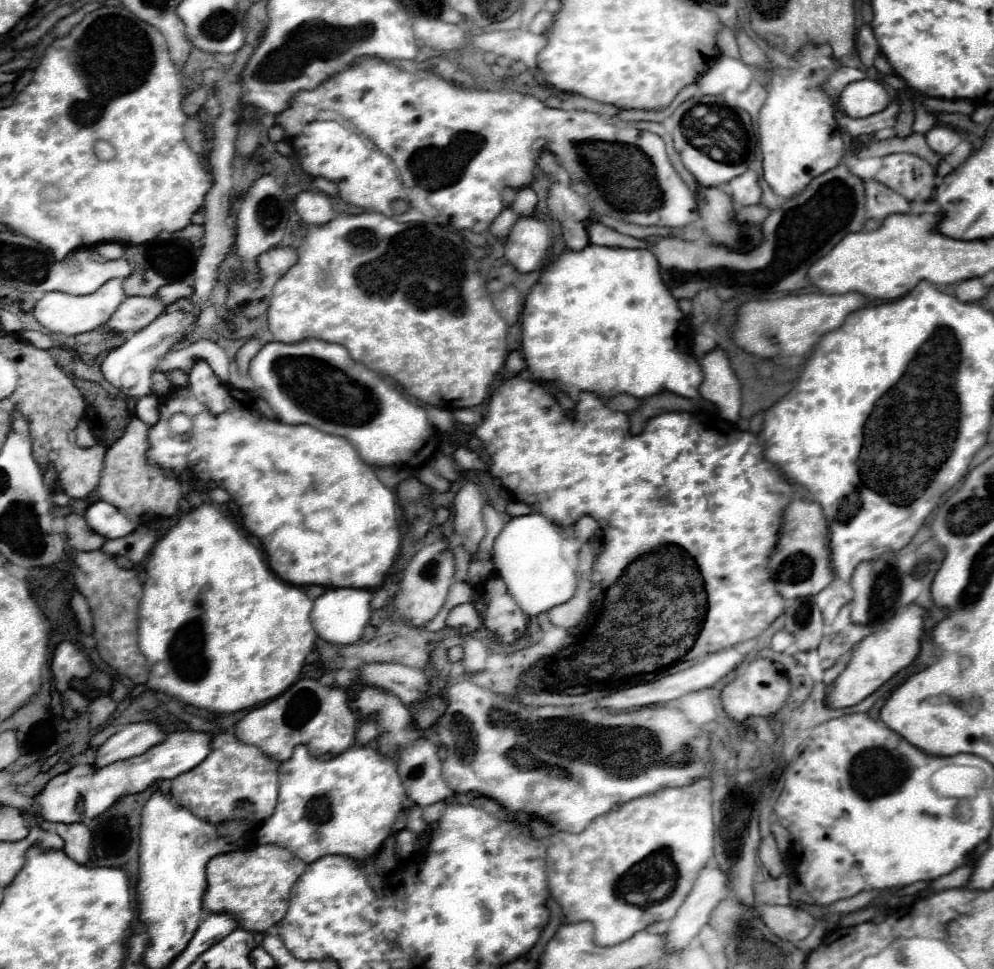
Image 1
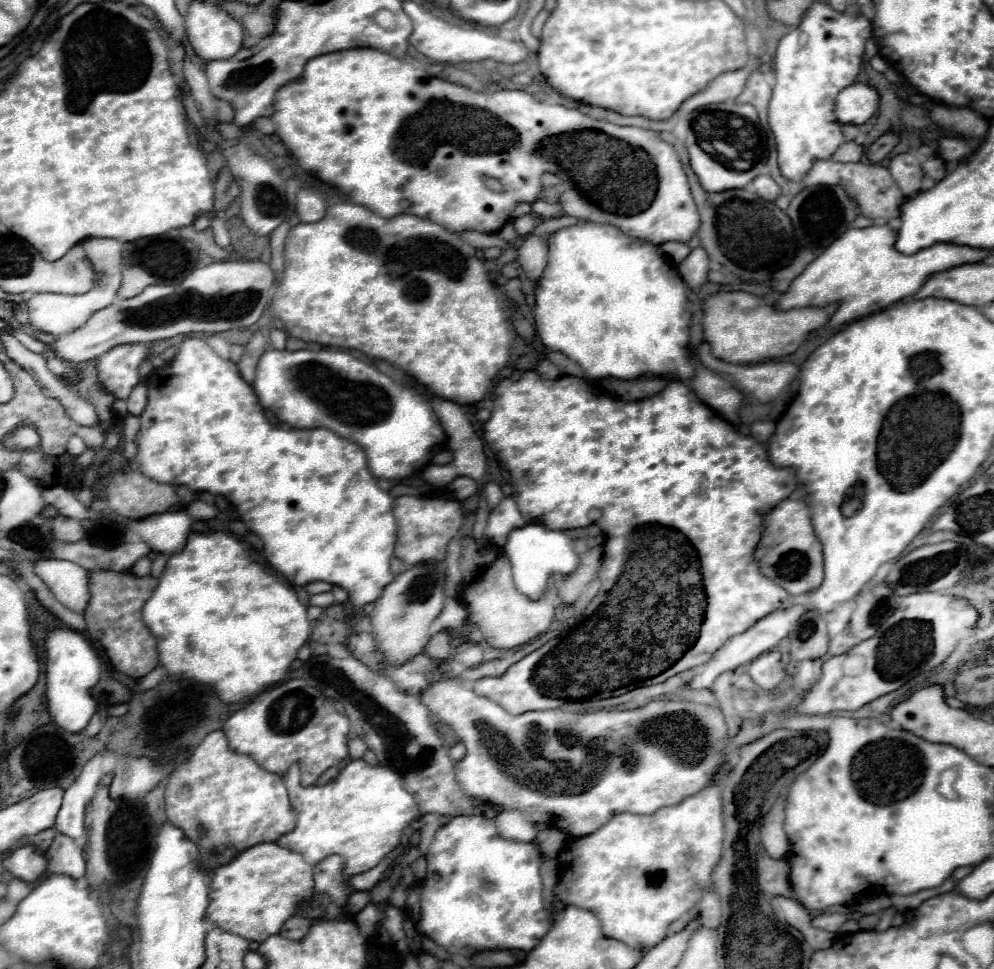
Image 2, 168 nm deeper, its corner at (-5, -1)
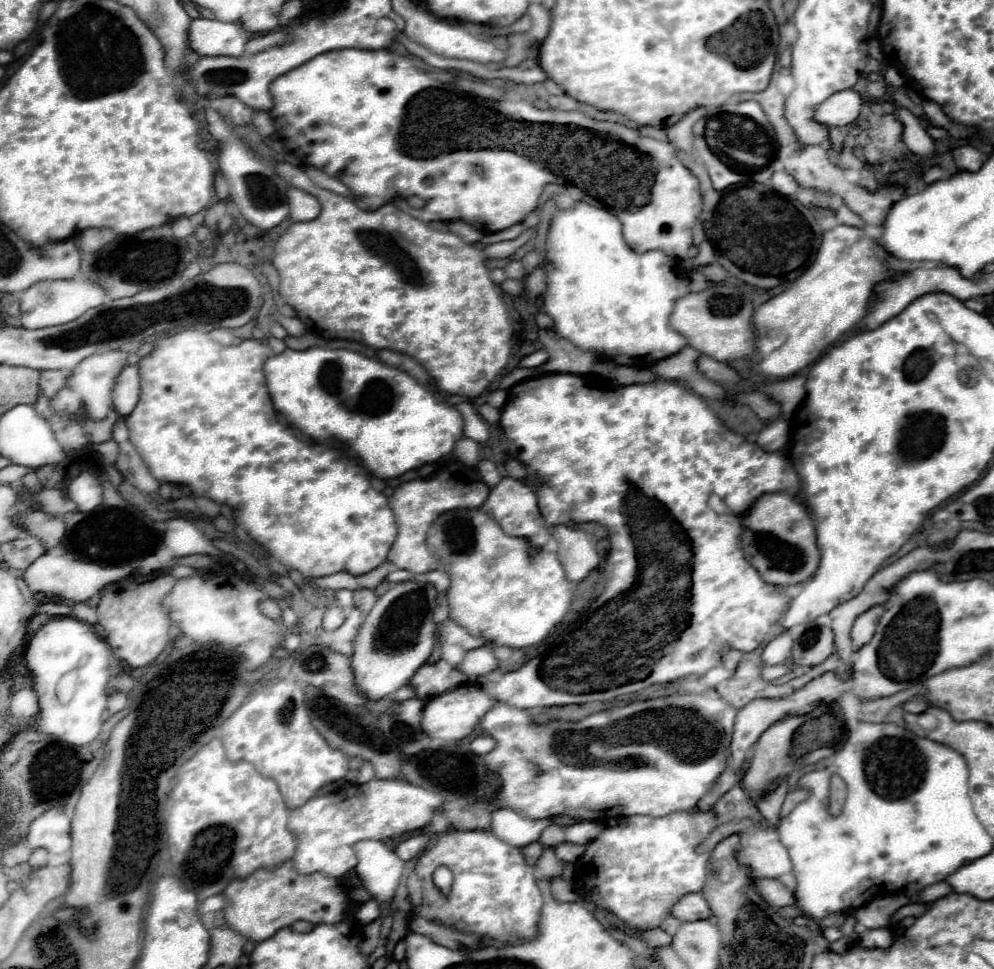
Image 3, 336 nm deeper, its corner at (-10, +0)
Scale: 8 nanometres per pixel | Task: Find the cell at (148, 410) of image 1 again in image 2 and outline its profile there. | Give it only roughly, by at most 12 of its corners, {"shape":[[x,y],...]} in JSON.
{"shape":[[136,386],[126,402],[128,412],[140,416],[148,404],[148,390]]}

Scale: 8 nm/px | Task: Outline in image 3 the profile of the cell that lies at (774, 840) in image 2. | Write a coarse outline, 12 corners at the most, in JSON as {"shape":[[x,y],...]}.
{"shape":[[787,783],[757,799],[761,815],[773,825],[779,821]]}

